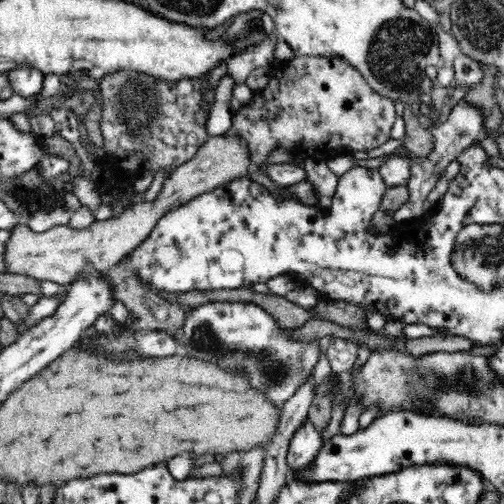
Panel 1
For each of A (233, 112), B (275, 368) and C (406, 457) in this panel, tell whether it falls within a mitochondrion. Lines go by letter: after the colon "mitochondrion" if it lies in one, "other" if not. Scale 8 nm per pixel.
A: other
B: mitochondrion
C: other

